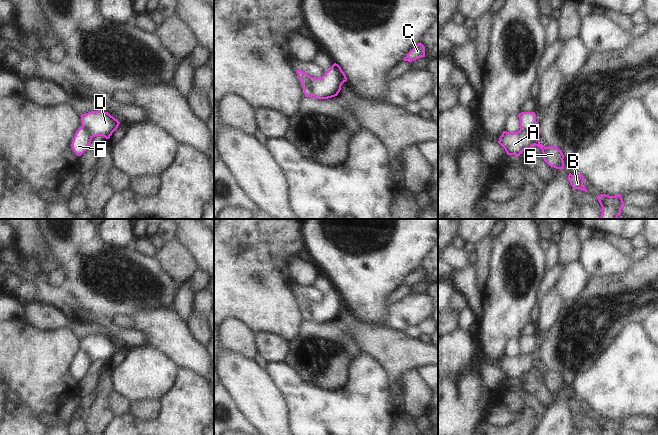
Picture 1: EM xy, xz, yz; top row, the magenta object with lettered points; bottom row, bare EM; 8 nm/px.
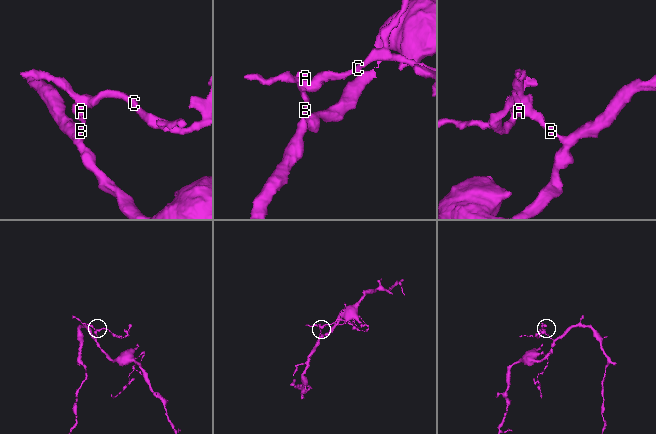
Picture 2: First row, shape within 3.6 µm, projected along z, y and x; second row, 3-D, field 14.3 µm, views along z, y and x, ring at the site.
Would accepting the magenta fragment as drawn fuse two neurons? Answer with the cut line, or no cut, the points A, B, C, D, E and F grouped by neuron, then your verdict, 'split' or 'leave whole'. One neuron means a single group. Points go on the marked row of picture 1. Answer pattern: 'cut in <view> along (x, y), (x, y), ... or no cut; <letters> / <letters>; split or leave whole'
cut in xz along (311, 77), (310, 84), (313, 95); A B E F / C D; split

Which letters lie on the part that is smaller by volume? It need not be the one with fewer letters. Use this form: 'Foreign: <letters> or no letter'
Foreign: C, D

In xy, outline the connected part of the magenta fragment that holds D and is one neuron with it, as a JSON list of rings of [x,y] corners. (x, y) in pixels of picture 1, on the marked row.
[[[92,111],[81,114],[82,126],[87,126],[93,137],[103,136],[109,139],[112,133],[118,128],[120,122],[108,112]]]

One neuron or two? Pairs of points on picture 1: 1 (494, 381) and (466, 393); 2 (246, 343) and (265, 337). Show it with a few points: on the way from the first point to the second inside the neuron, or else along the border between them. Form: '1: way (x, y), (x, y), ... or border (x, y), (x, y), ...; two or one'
1: border (479, 372), (492, 390), (505, 382); two
2: border (256, 332), (260, 354); two

